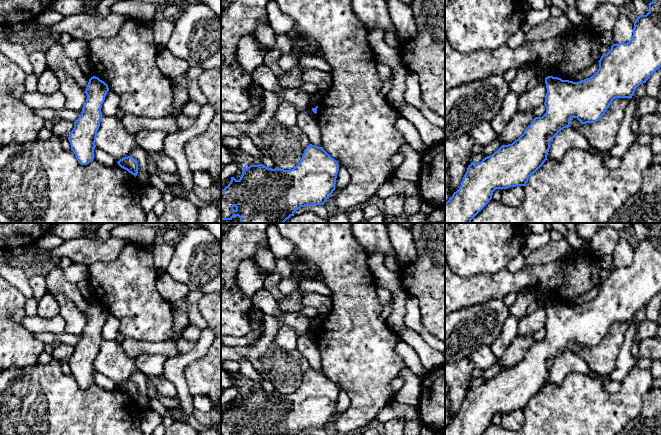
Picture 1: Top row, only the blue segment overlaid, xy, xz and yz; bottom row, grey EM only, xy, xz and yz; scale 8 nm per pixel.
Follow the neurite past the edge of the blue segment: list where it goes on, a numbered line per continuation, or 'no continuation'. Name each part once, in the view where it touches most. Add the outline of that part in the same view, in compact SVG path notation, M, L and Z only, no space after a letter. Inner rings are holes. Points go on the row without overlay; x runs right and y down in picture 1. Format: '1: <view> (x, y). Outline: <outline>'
no continuation

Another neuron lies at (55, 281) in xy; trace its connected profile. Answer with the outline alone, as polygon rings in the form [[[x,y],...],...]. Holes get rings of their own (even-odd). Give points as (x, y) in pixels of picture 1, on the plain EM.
[[[54,265],[45,276],[47,291],[65,295],[72,301],[77,309],[84,315],[87,312],[90,301],[80,292],[75,283],[69,282],[59,266]]]

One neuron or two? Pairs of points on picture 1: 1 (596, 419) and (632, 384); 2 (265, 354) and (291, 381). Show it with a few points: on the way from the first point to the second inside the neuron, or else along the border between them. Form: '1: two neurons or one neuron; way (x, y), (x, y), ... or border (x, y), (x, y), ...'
1: one neuron; way (608, 414), (614, 409), (618, 409), (631, 396)
2: one neuron; way (271, 361), (284, 374)

